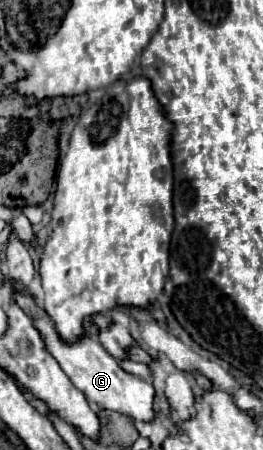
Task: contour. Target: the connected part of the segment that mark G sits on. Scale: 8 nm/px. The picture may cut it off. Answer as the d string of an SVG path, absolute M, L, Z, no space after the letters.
M18 292L18 304L26 310L26 314L30 314L34 318L34 326L38 326L40 334L46 338L46 348L48 352L58 360L58 364L62 366L64 374L72 380L72 384L90 400L94 402L98 408L106 408L106 410L114 410L120 414L126 414L134 420L142 420L142 422L152 422L156 418L154 412L154 396L156 390L150 382L136 378L134 374L128 374L120 368L120 364L106 354L106 350L102 348L102 344L92 338L92 336L84 336L74 344L66 344L58 338L58 332L54 330L54 324L50 322L50 318L46 318L46 312L42 306L38 306L38 302L32 296L26 296L22 292Z

